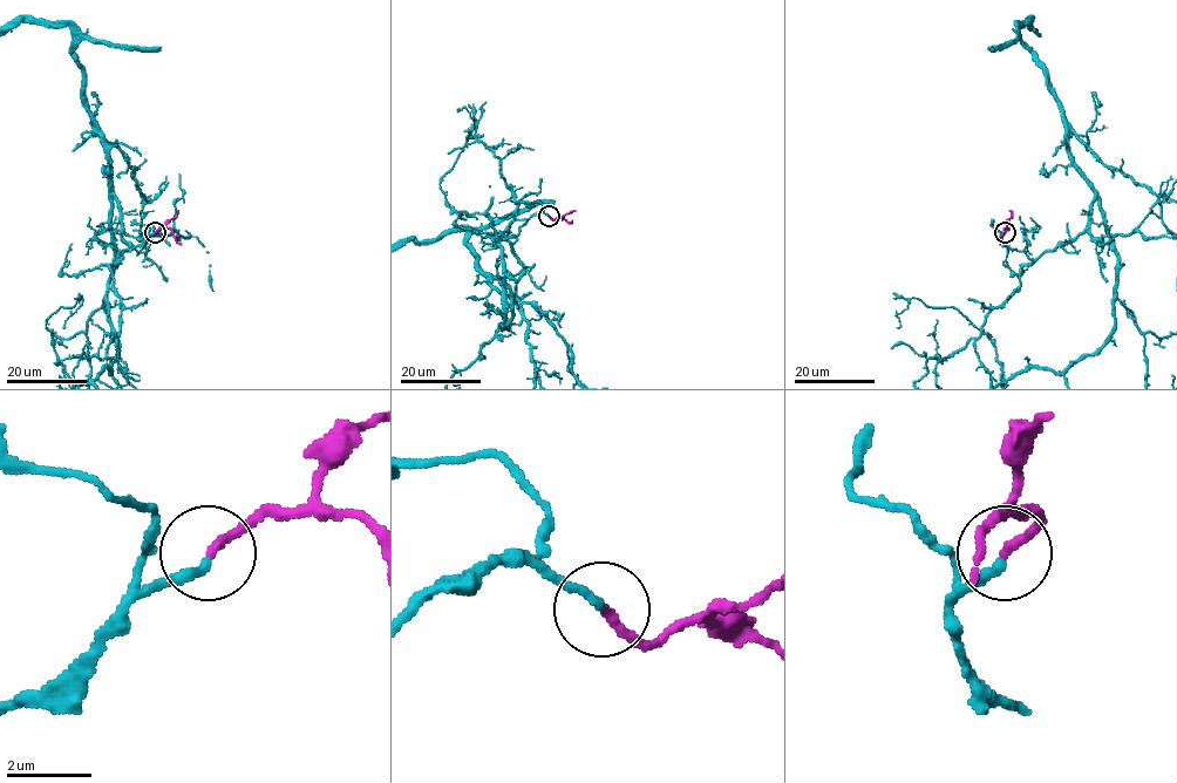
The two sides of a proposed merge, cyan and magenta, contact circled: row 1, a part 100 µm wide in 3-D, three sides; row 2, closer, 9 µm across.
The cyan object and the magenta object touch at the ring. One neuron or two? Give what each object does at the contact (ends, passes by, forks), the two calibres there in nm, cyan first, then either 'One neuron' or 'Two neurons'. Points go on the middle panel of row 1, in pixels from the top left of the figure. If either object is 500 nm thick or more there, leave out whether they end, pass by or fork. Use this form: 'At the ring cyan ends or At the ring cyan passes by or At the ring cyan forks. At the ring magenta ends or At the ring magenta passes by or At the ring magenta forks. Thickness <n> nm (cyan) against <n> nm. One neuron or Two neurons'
At the ring cyan ends. At the ring magenta ends. Thickness 220 nm (cyan) against 240 nm. One neuron

